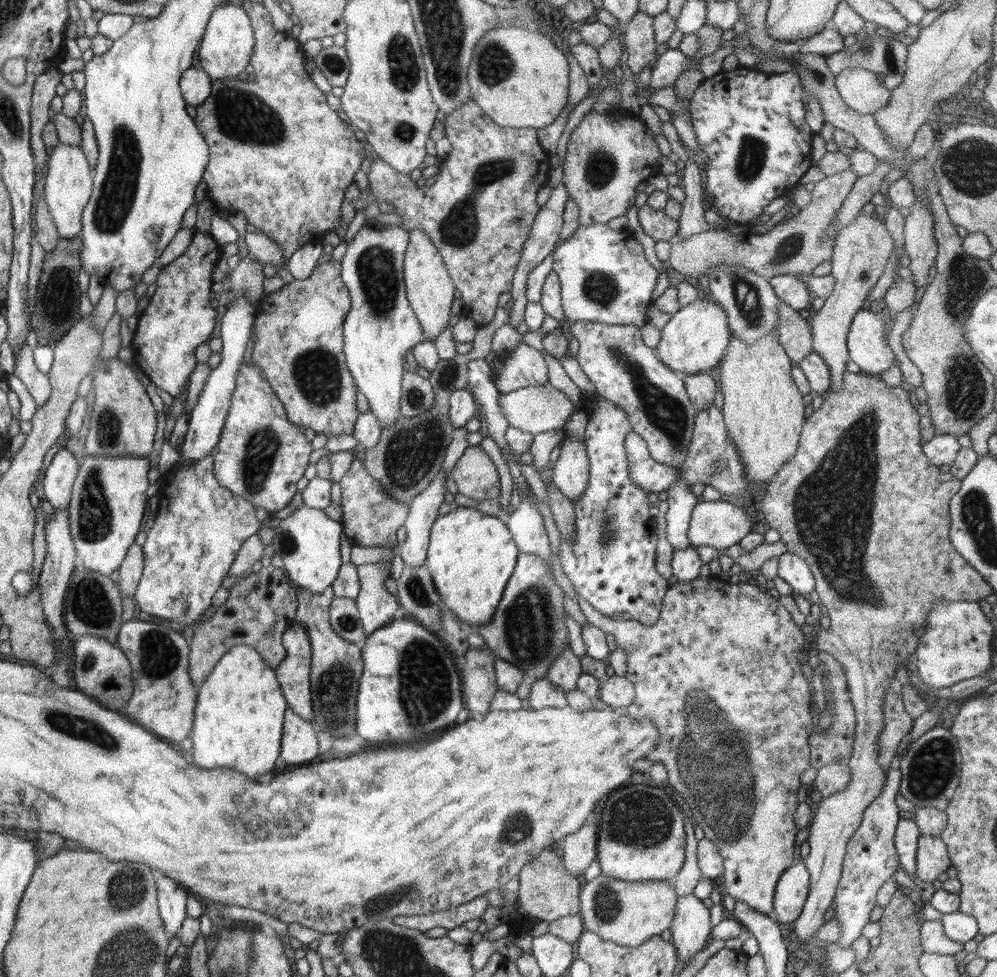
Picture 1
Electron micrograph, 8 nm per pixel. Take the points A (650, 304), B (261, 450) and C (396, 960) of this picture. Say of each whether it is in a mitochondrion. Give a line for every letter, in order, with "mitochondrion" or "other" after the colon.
A: other
B: mitochondrion
C: mitochondrion

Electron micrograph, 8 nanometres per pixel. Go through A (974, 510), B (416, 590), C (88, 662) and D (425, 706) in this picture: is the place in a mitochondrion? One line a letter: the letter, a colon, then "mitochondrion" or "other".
A: mitochondrion
B: mitochondrion
C: mitochondrion
D: mitochondrion

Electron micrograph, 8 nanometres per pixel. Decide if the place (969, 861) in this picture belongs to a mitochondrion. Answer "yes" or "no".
no

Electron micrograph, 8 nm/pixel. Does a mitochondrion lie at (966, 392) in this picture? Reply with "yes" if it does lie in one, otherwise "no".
yes

